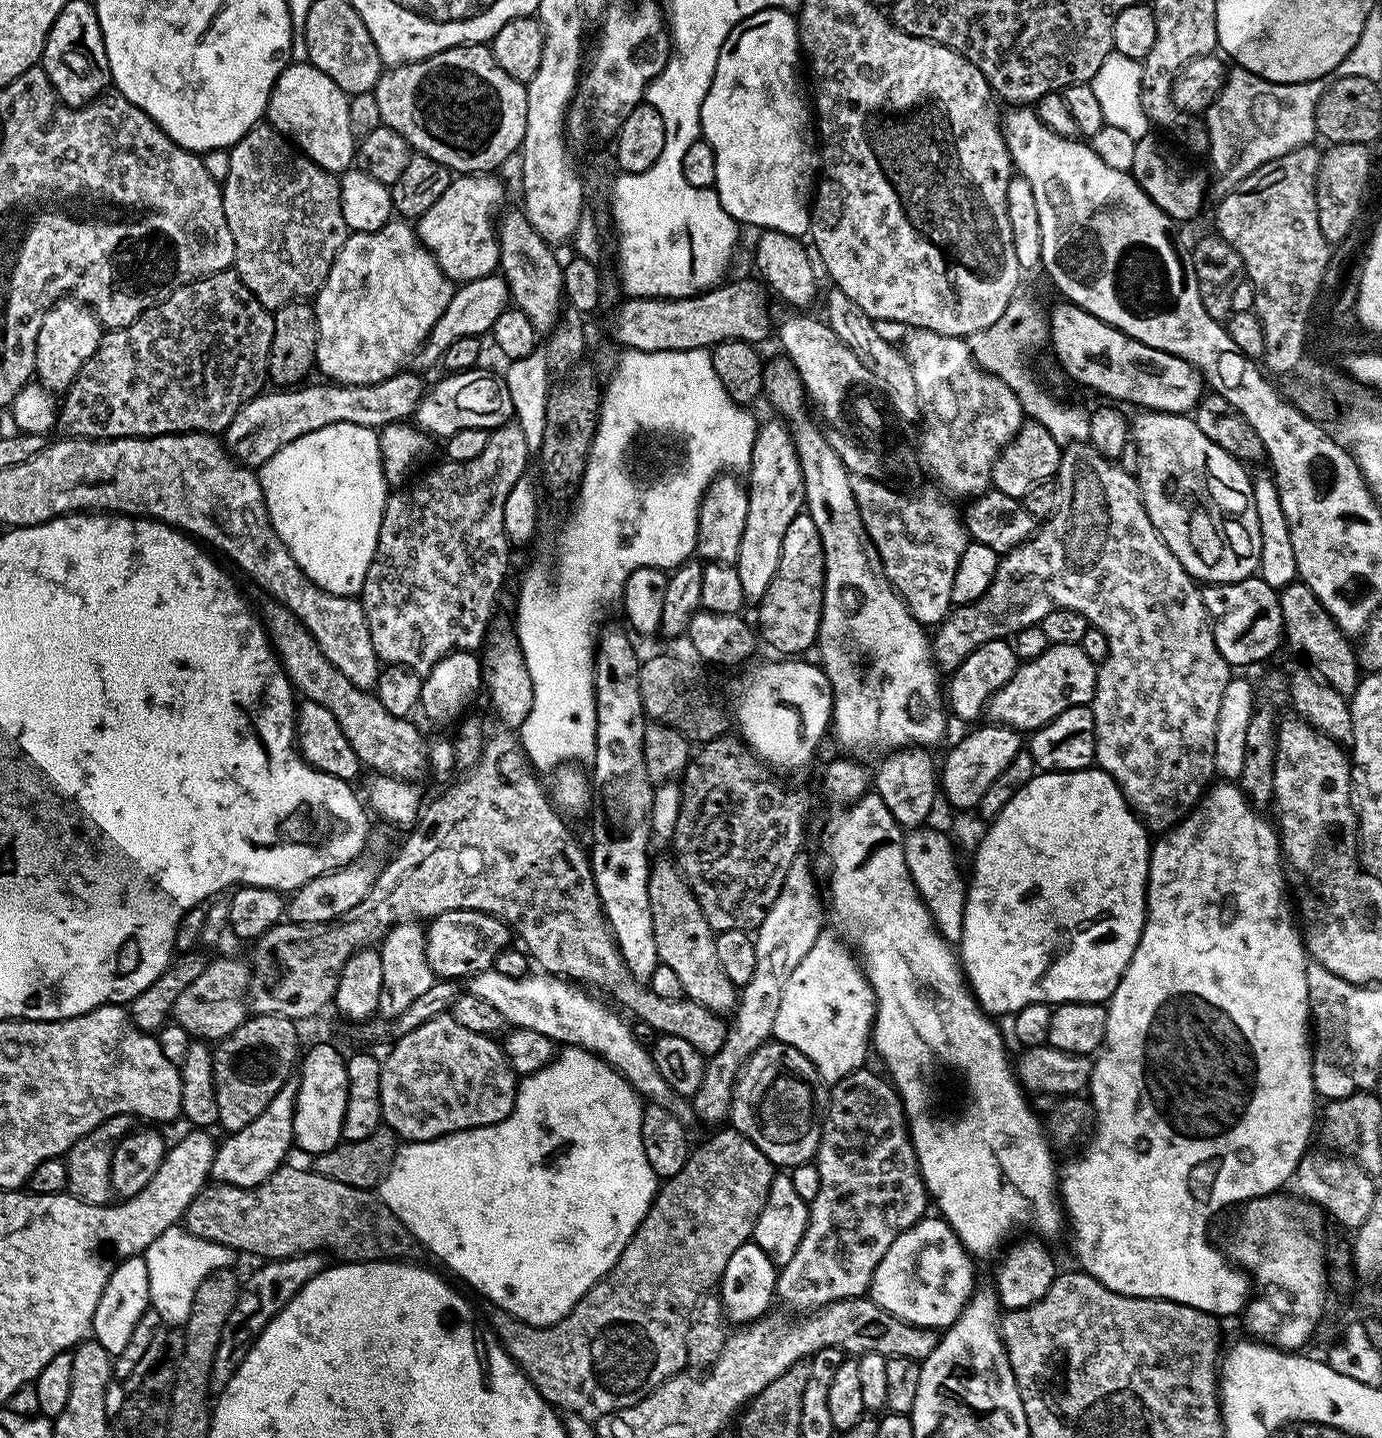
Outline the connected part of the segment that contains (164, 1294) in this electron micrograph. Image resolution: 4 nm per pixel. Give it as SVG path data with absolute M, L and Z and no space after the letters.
M177 1226L158 1234L154 1242L142 1254L150 1278L148 1298L151 1311L158 1313L169 1326L182 1326L190 1318L190 1306L194 1306L194 1290L215 1268L226 1268L235 1265L237 1253L231 1248L198 1238L190 1234L187 1228Z

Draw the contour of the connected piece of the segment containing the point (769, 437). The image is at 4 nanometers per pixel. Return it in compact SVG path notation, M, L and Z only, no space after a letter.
M776 420L759 425L746 479L746 530L742 530L742 546L738 546L738 558L734 566L742 581L744 599L748 602L763 600L766 590L770 590L770 582L774 582L774 574L778 574L778 562L782 558L782 538L786 538L790 522L794 522L794 518L801 515L805 507L802 466L792 434L788 431L787 423Z

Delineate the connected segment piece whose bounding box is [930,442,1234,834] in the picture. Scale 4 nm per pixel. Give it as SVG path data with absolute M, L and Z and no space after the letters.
M1077 442L1075 444L1067 445L1067 447L1065 447L1060 453L1058 483L1062 490L1062 502L1058 502L1058 510L1056 513L1054 513L1050 519L1043 521L1042 526L1037 527L1031 540L1018 545L1014 550L1005 552L999 557L999 564L996 573L993 576L993 580L990 582L989 588L978 601L973 604L965 604L957 607L955 610L949 611L944 623L935 629L936 636L934 632L934 635L931 637L930 643L932 646L932 659L936 661L937 665L939 665L941 669L945 668L944 670L951 670L961 664L961 662L967 658L974 649L978 646L982 646L982 642L1004 638L1009 634L1015 634L1019 628L1029 628L1031 624L1039 622L1046 614L1050 614L1050 610L1065 608L1066 610L1074 610L1078 614L1085 616L1091 627L1102 630L1102 634L1106 634L1106 642L1108 643L1108 657L1098 665L1096 670L1096 693L1092 695L1092 702L1090 705L1092 713L1094 714L1094 730L1096 731L1096 764L1101 772L1110 774L1110 778L1114 778L1114 782L1122 790L1122 794L1128 799L1129 806L1131 806L1133 812L1140 817L1141 822L1144 823L1144 827L1148 829L1149 833L1163 834L1170 831L1174 825L1180 823L1180 821L1188 815L1190 809L1197 803L1197 801L1199 801L1200 797L1204 795L1206 789L1209 787L1210 781L1213 779L1211 776L1214 776L1214 773L1216 772L1216 763L1214 762L1214 730L1218 730L1218 706L1222 706L1222 694L1226 694L1226 686L1228 685L1229 680L1233 679L1234 672L1226 662L1226 658L1222 658L1222 654L1218 654L1218 646L1214 642L1214 634L1212 633L1212 622L1208 619L1208 611L1204 605L1203 591L1198 587L1197 581L1193 580L1190 573L1188 573L1182 566L1182 562L1178 562L1178 558L1174 558L1174 554L1166 546L1166 542L1158 534L1156 527L1150 522L1150 514L1146 514L1146 506L1142 502L1142 494L1140 493L1139 479L1137 479L1133 473L1127 472L1125 468L1120 467L1117 461L1107 460L1100 451L1092 447L1091 443Z

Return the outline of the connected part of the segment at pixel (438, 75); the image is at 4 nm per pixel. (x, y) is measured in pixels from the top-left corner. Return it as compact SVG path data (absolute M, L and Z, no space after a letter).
M484 42L479 44L456 44L453 48L442 50L438 54L426 57L424 60L415 60L409 64L398 64L389 67L387 70L381 71L374 89L376 112L380 115L379 123L383 127L402 134L402 138L406 138L409 149L413 153L426 158L434 158L434 162L442 162L442 166L446 166L454 174L492 174L497 171L495 168L502 167L511 156L513 159L519 153L520 149L524 147L524 135L526 134L527 93L528 89L525 81L510 78L510 74L506 74L506 70L502 70L502 66L498 66L491 47Z

